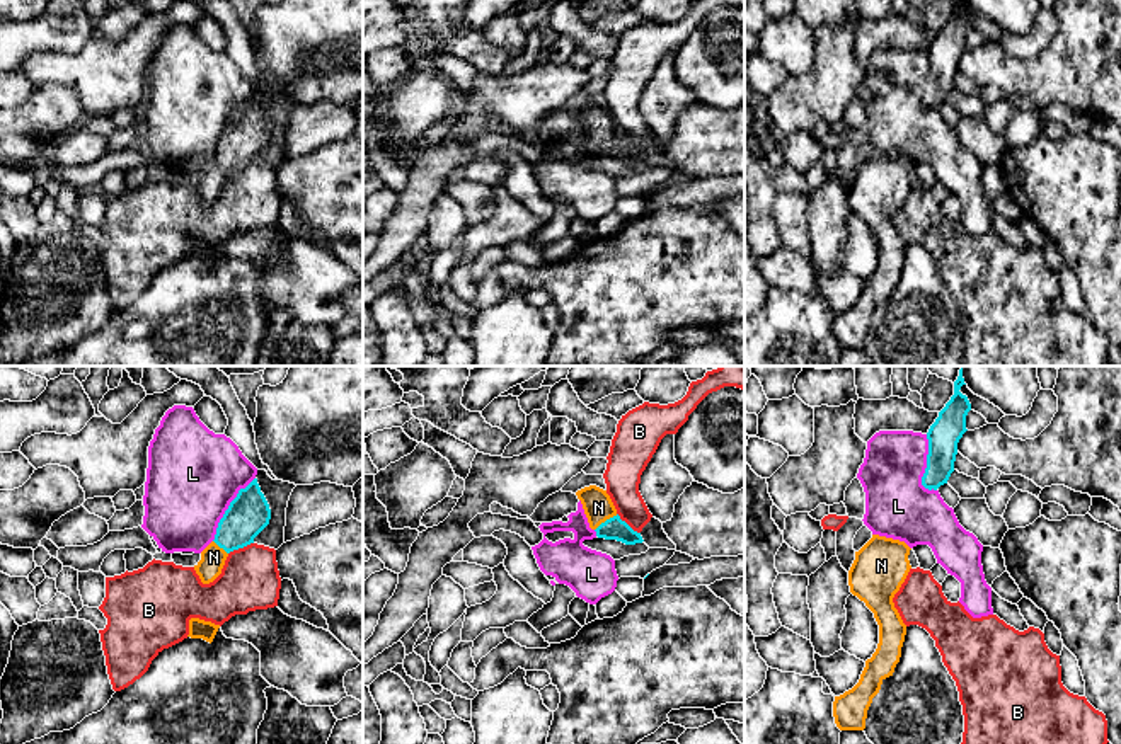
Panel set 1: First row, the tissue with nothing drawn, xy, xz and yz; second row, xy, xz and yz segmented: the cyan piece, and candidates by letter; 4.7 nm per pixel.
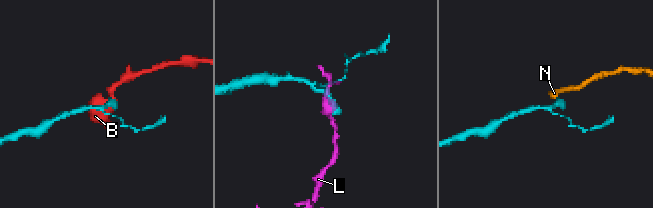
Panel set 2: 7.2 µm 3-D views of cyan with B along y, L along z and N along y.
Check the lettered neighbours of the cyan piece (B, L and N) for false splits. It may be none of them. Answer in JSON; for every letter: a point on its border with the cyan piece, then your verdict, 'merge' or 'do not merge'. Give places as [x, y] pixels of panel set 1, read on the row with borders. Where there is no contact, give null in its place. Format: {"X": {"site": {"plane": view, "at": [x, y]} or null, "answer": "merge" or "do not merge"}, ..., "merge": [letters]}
{"B": {"site": {"plane": "xy", "at": [241, 547]}, "answer": "do not merge"}, "L": {"site": {"plane": "xy", "at": [229, 508]}, "answer": "do not merge"}, "N": {"site": {"plane": "xz", "at": [607, 520]}, "answer": "merge"}, "merge": ["N"]}

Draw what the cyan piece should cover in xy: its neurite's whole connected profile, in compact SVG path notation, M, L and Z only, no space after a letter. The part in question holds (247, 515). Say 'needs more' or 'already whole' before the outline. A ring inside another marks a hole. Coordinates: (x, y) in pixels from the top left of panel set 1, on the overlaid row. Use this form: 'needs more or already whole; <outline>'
needs more; M254 478L239 490L218 523L215 540L201 552L201 560L194 565L201 582L213 582L221 574L228 553L254 543L269 519L269 504Z

